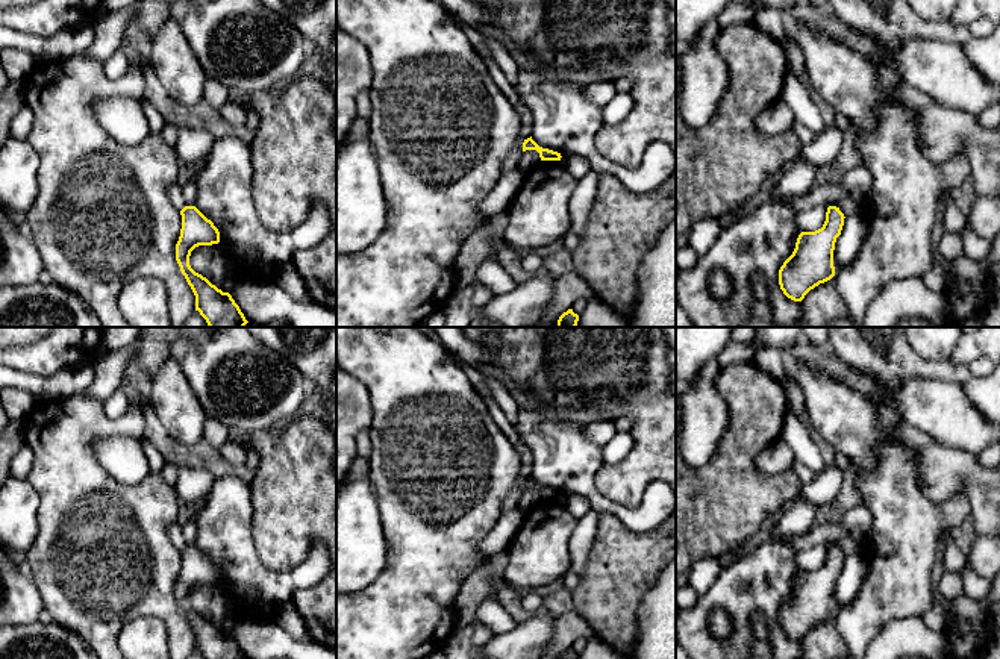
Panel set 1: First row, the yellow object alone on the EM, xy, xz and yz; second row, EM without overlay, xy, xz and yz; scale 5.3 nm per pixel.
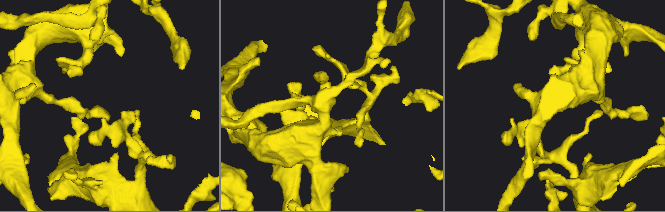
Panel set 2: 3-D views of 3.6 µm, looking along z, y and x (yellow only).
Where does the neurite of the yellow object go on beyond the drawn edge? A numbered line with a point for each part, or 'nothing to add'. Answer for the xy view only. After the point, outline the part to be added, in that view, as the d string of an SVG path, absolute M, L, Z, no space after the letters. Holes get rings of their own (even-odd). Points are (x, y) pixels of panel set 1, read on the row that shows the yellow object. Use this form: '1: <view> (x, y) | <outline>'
nothing to add

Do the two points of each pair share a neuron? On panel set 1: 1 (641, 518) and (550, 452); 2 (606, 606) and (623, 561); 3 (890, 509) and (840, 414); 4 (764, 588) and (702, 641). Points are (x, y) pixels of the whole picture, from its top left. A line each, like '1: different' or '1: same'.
1: same
2: same
3: different
4: same

